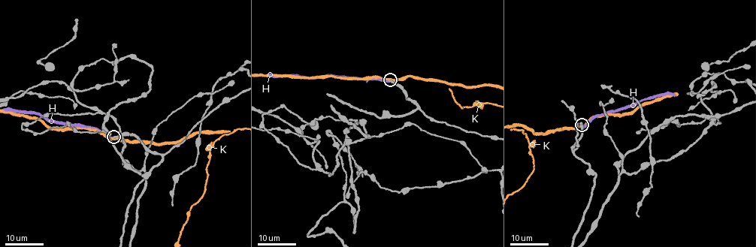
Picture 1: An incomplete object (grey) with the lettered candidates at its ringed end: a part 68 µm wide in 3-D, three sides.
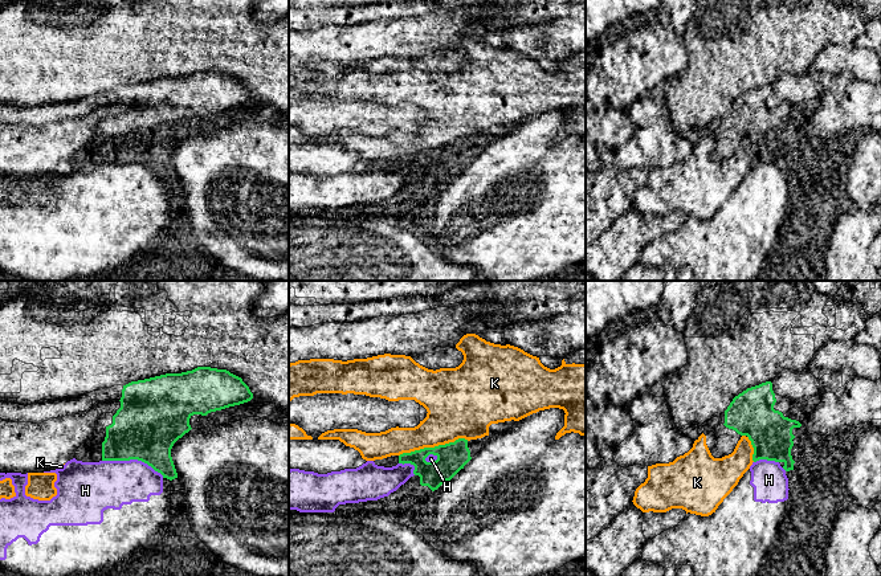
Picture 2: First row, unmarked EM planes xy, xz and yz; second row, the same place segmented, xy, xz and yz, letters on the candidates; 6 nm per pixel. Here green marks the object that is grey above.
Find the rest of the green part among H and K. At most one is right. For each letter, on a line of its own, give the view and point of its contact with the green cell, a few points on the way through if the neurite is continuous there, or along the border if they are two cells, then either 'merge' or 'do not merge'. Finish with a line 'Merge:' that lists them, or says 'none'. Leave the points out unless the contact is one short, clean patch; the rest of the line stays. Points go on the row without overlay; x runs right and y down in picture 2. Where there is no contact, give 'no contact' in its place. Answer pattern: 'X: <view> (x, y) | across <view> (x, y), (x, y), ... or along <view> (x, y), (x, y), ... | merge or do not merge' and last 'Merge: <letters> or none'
H: xy (133, 162) | along xy (102, 163), (141, 163), (163, 180) | do not merge
K: xz (435, 150) | do not merge
Merge: none

